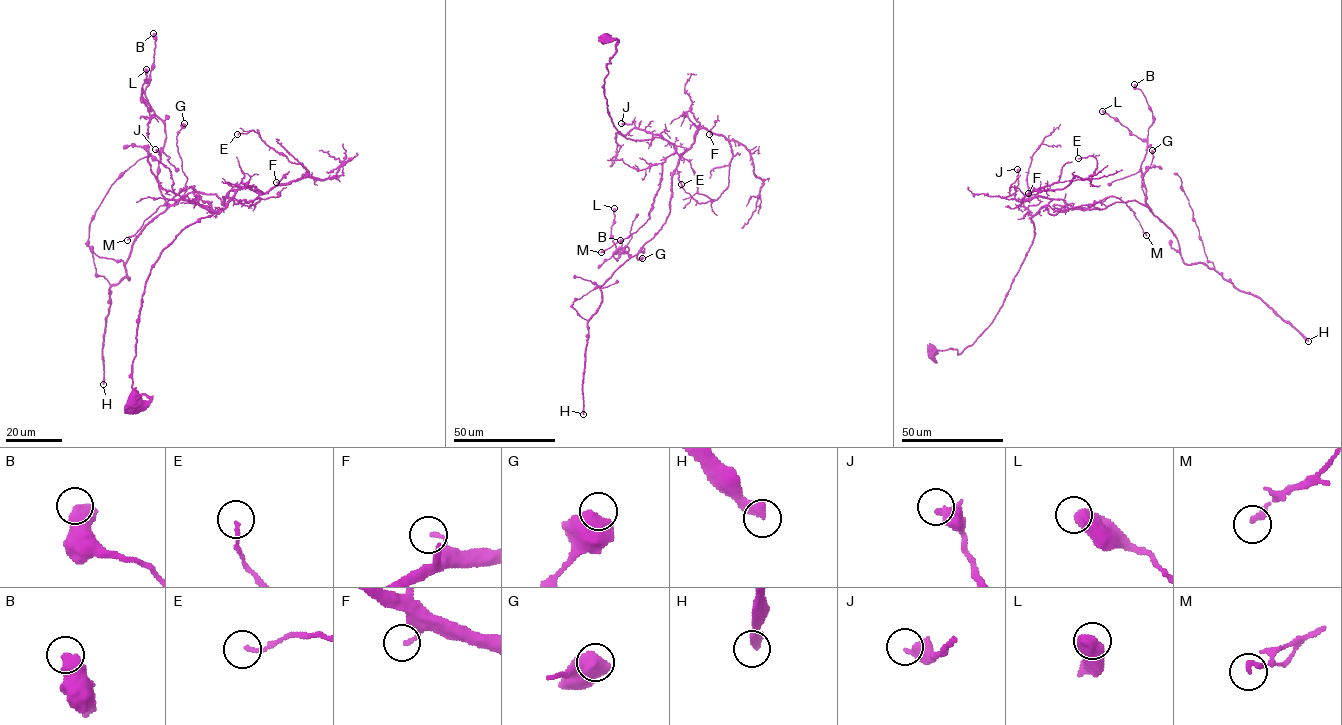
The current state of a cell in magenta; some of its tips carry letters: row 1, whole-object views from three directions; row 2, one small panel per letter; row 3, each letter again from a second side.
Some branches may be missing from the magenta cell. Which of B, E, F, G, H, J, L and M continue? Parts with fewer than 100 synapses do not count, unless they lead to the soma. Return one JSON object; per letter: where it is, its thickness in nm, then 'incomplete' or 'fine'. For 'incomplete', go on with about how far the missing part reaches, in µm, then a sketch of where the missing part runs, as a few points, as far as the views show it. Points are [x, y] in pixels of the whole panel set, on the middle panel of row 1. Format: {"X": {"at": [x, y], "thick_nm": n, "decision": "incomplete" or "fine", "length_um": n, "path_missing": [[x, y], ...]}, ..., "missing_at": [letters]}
{"B": {"at": [620, 240], "thick_nm": 700, "decision": "fine"}, "E": {"at": [681, 184], "thick_nm": 140, "decision": "fine"}, "F": {"at": [709, 134], "thick_nm": 130, "decision": "fine"}, "G": {"at": [642, 258], "thick_nm": 700, "decision": "fine"}, "H": {"at": [583, 414], "thick_nm": 400, "decision": "incomplete", "length_um": 550}, "J": {"at": [621, 123], "thick_nm": 500, "decision": "fine"}, "L": {"at": [614, 208], "thick_nm": 600, "decision": "fine"}, "M": {"at": [601, 252], "thick_nm": 220, "decision": "fine"}, "missing_at": ["H"]}

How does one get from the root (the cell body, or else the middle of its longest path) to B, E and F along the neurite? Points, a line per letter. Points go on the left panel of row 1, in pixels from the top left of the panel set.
B: (131, 401), (150, 399), (136, 401), (131, 364), (152, 265), (235, 192), (161, 193), (153, 33)
E: (131, 401), (150, 399), (136, 401), (131, 364), (160, 254), (238, 189), (308, 171), (237, 134)
F: (131, 401), (150, 399), (136, 401), (131, 364), (152, 265), (238, 189), (268, 192), (276, 182)

